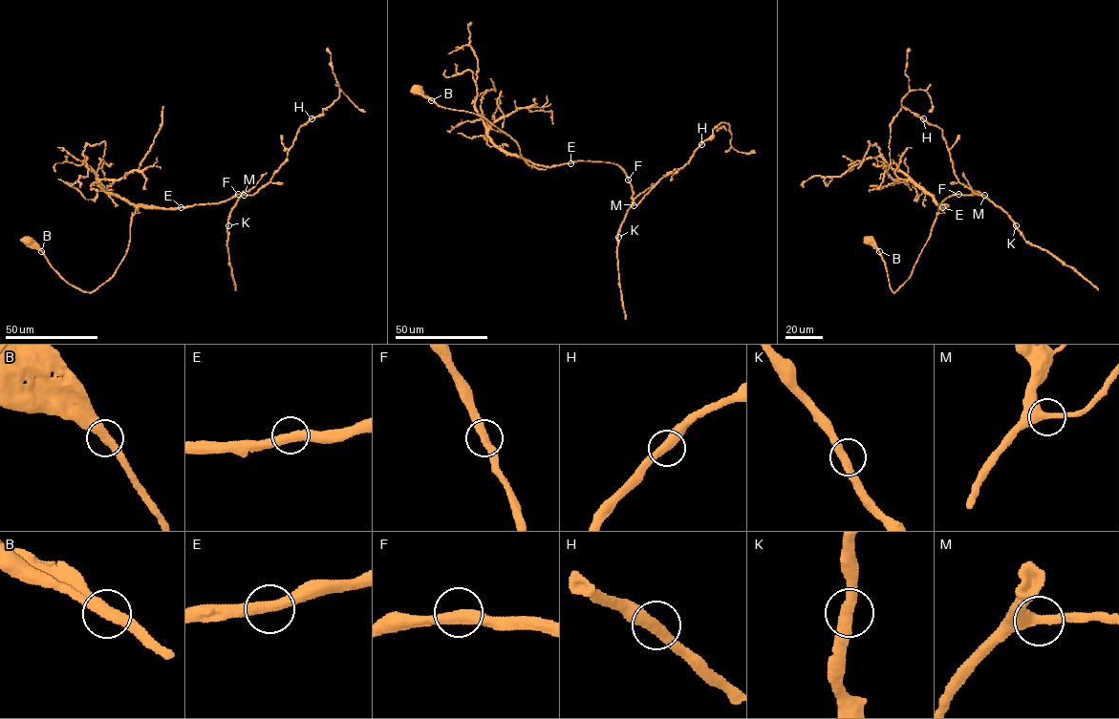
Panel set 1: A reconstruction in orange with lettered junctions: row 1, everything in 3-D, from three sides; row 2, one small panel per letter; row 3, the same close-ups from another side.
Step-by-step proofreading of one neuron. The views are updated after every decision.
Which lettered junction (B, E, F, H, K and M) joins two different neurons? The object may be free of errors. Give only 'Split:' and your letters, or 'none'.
Split: none

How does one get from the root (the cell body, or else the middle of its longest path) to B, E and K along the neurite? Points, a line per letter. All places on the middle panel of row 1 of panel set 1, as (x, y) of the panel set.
B: (415, 90), (431, 100)
E: (415, 90), (438, 106), (483, 116), (517, 142), (521, 157), (525, 159), (548, 166), (570, 163)
K: (415, 90), (438, 106), (483, 116), (534, 163), (617, 164), (633, 192), (618, 237)

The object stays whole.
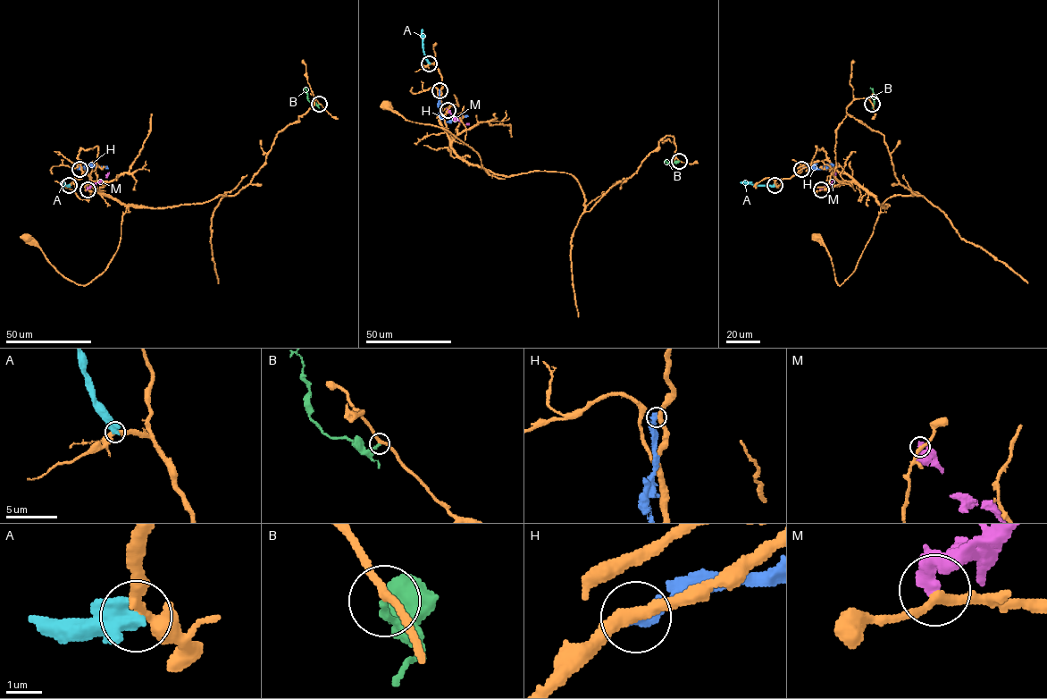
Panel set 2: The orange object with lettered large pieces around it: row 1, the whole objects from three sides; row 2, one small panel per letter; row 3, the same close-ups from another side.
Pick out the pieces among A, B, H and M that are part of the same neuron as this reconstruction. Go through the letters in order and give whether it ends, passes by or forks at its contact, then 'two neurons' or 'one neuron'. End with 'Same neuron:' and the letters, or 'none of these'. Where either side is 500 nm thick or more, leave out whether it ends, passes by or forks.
A: two neurons
B: it ends there; two neurons
H: it ends there; two neurons
M: it ends there; two neurons
Same neuron: none of these

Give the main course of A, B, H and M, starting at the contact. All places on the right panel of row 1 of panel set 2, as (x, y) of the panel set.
A: (774, 185), (740, 182)
B: (871, 104), (874, 102), (870, 88)
H: (801, 169), (829, 168), (833, 165), (827, 165), (827, 168)
M: (820, 189), (833, 180), (834, 172)

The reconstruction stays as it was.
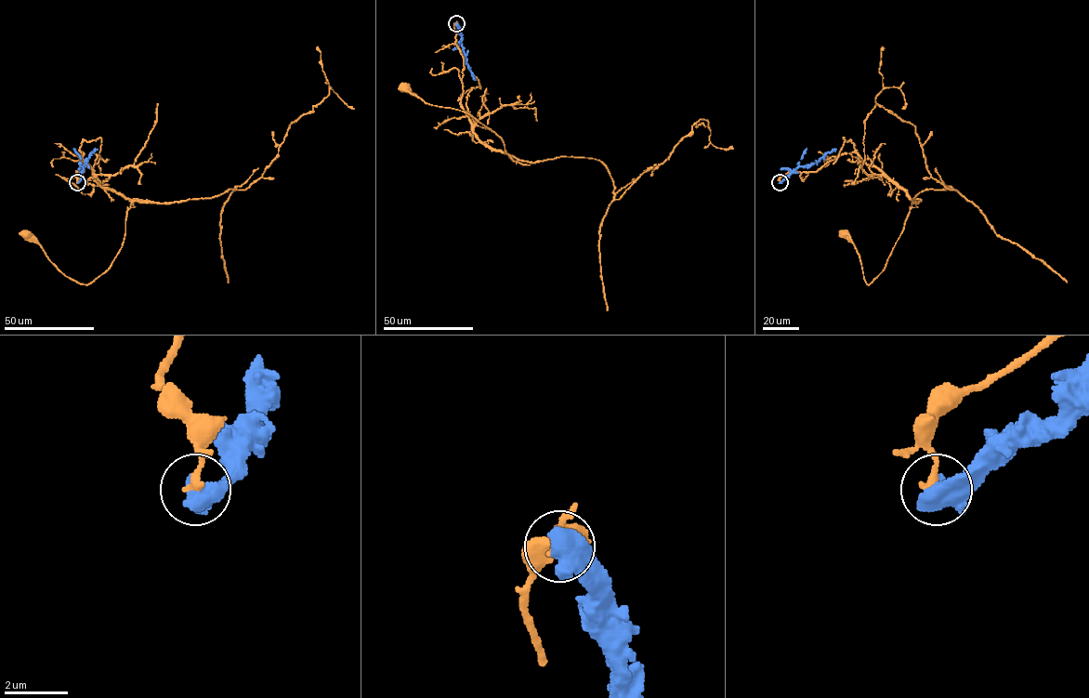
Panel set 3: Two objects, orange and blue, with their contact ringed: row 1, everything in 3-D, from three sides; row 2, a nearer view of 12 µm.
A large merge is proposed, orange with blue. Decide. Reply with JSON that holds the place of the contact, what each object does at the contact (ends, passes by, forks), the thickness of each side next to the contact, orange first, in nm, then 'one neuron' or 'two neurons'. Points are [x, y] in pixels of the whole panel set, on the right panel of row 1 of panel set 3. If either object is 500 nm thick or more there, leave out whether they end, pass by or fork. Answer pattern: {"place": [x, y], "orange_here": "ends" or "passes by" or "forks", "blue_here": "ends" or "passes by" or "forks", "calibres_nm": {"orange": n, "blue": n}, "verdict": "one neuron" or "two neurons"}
{"place": [780, 182], "calibres_nm": {"orange": 260, "blue": 850}, "verdict": "two neurons"}

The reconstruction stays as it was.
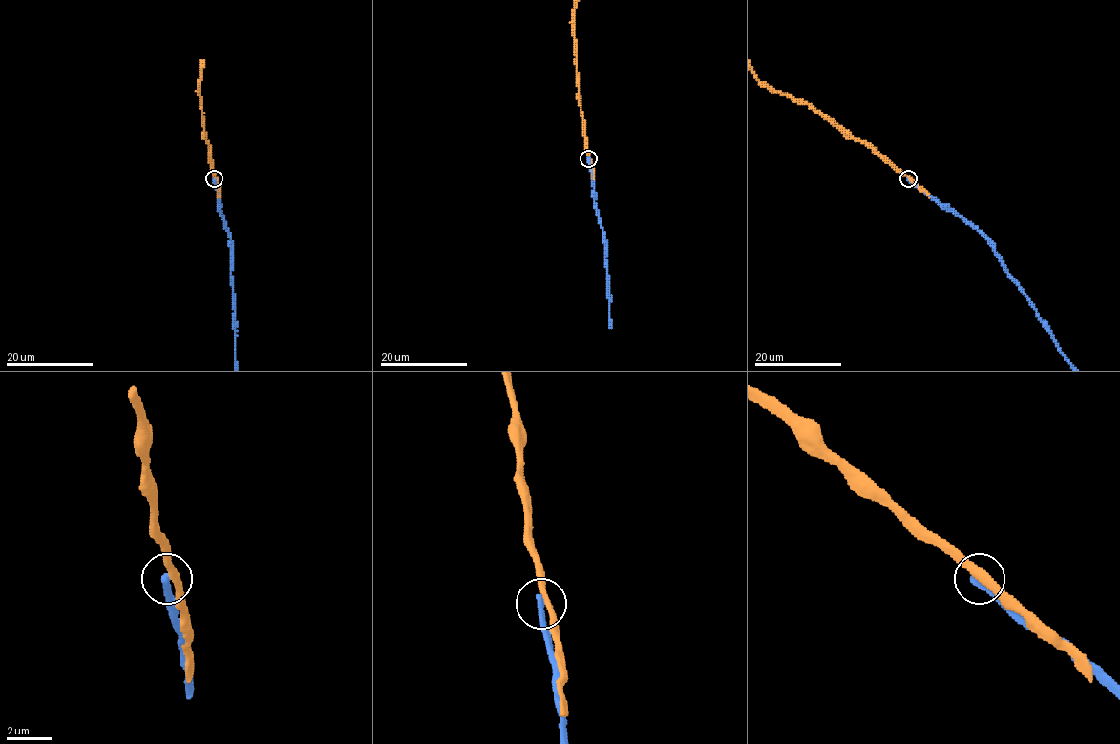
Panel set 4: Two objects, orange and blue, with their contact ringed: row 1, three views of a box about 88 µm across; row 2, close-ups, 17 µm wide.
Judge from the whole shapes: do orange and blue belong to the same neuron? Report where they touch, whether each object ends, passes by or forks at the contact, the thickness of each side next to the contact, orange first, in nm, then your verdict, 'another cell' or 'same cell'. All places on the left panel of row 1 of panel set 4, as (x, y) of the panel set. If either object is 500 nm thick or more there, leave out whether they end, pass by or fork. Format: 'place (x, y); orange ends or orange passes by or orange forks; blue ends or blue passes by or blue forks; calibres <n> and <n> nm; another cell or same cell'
place (214, 178); orange passes by; blue ends; calibres 320 and 360 nm; another cell

